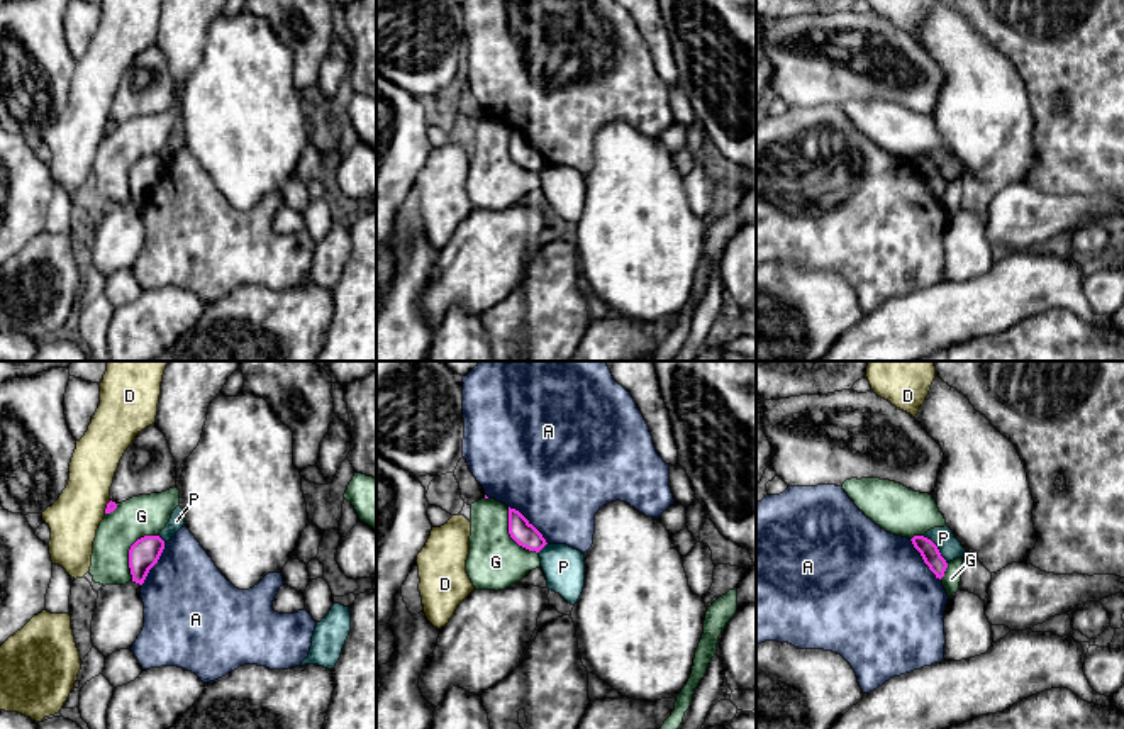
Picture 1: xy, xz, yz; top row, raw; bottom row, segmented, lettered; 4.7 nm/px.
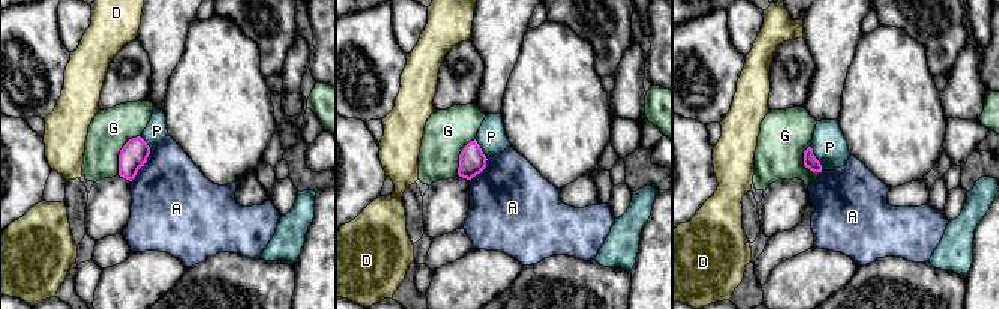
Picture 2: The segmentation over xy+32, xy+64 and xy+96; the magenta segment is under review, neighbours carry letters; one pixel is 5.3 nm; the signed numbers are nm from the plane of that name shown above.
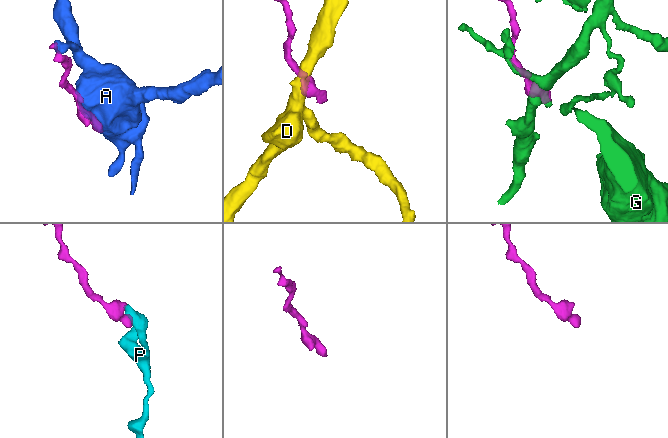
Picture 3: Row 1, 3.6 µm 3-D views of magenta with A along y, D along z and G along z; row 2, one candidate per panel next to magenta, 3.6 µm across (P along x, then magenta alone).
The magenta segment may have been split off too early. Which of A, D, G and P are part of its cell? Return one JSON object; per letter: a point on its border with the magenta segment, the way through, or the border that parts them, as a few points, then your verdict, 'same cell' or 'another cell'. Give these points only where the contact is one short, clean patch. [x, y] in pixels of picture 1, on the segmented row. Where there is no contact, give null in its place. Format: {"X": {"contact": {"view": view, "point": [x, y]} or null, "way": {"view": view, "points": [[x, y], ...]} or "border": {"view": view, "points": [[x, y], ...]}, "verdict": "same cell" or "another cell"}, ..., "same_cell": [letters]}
{"A": {"contact": {"view": "xz", "point": [528, 523]}, "verdict": "another cell"}, "D": {"contact": {"view": "xy", "point": [107, 507]}, "verdict": "another cell"}, "G": {"contact": {"view": "xy", "point": [129, 550]}, "verdict": "another cell"}, "P": {"contact": {"view": "yz", "point": [936, 548]}, "border": {"view": "yz", "points": [[923, 536], [936, 546], [946, 563]]}, "verdict": "another cell"}, "same_cell": []}

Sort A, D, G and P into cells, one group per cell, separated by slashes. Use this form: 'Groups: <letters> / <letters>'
Groups: A / D / G / P

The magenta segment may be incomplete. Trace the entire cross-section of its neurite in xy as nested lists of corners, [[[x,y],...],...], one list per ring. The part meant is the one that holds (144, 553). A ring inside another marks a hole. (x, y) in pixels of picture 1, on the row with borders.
[[[144,536],[129,549],[129,568],[132,582],[142,585],[149,570],[158,563],[164,549],[164,541],[159,536]]]

